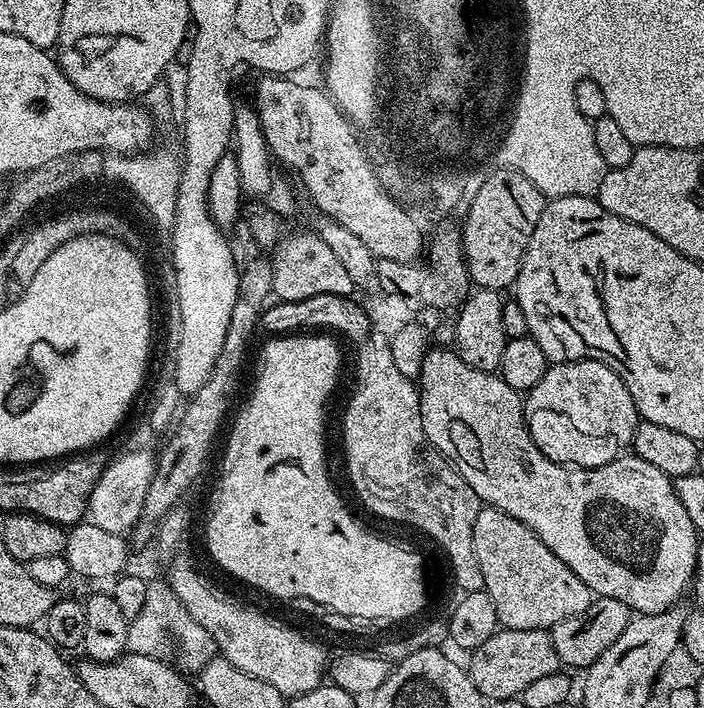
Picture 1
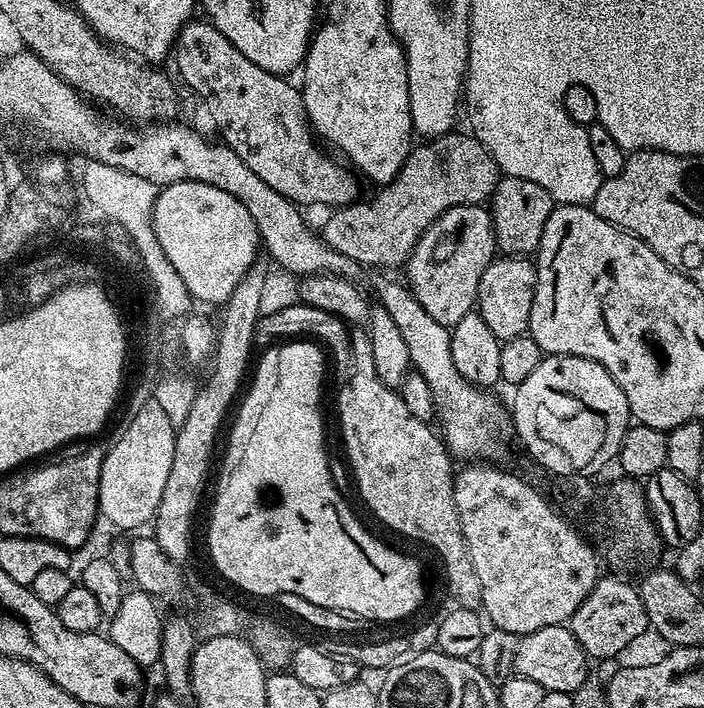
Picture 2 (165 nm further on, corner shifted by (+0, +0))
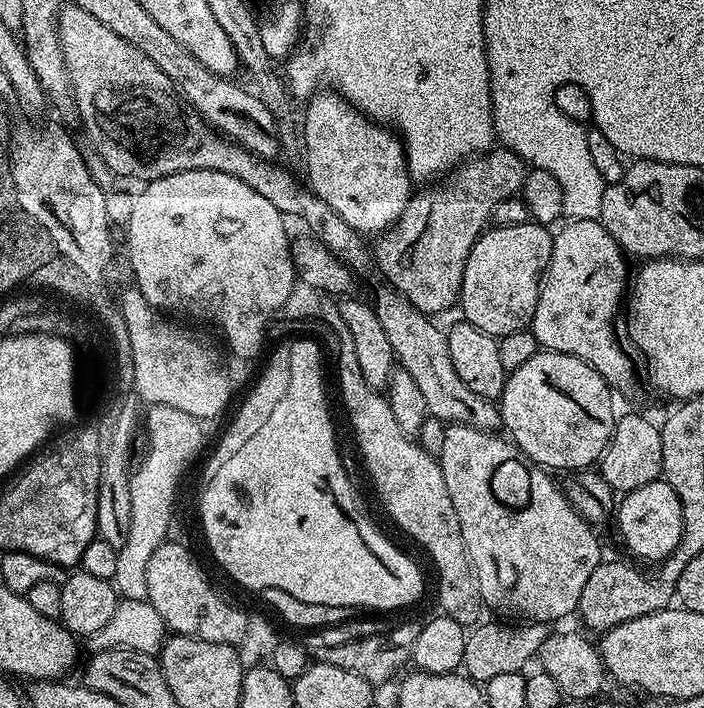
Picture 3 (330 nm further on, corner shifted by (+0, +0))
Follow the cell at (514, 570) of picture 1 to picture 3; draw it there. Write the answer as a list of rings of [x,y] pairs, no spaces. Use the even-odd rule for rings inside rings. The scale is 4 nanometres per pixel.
[[[450,424],[444,429],[444,441],[442,442],[442,454],[438,457],[442,478],[446,478],[446,490],[450,490],[450,502],[454,502],[454,514],[458,514],[458,526],[462,530],[462,542],[468,551],[468,560],[472,563],[472,573],[476,575],[478,590],[481,601],[488,604],[496,612],[501,612],[501,617],[514,618],[510,616],[520,616],[521,621],[545,621],[560,620],[563,616],[568,616],[577,611],[582,598],[582,589],[586,587],[586,582],[590,579],[590,574],[594,574],[596,567],[602,563],[600,556],[600,540],[595,536],[593,525],[584,521],[574,510],[574,506],[564,497],[564,489],[558,483],[552,481],[553,473],[545,470],[539,464],[533,464],[511,439],[505,438],[496,432],[478,430],[474,426],[465,424]]]

